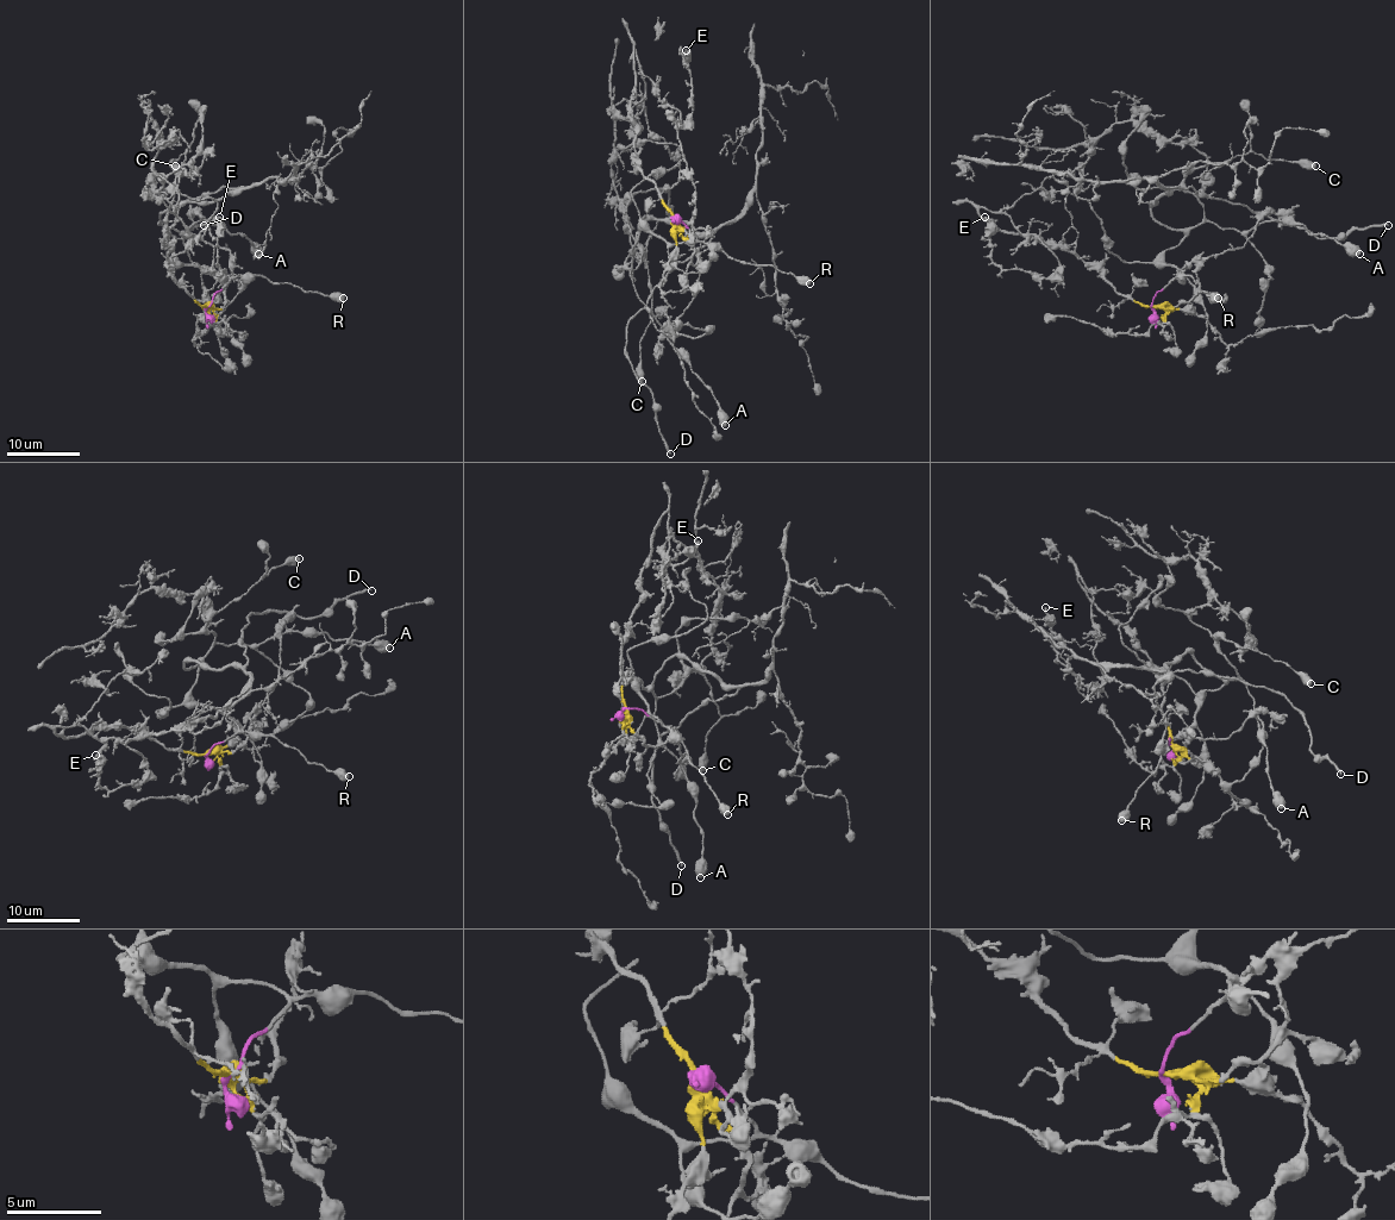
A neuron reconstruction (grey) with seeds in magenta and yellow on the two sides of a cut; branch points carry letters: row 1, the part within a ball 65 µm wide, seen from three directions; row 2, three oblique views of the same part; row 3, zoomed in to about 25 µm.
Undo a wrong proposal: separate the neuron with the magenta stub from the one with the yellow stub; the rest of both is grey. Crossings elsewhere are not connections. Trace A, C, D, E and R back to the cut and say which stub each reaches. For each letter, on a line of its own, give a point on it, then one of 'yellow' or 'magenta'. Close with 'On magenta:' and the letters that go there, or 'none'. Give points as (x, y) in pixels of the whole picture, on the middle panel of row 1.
A: place (725, 425); magenta
C: place (642, 381); magenta
D: place (670, 454); magenta
E: place (686, 50); yellow
R: place (809, 283); magenta
On magenta: A, C, D, R

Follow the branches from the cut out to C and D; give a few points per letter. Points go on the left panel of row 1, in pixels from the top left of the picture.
C: (208, 307), (230, 280), (223, 273), (182, 266), (166, 239), (175, 174), (186, 151), (173, 161), (175, 166)
D: (208, 307), (230, 280), (179, 262), (164, 232), (186, 202), (244, 188), (158, 221), (175, 238), (205, 225)

